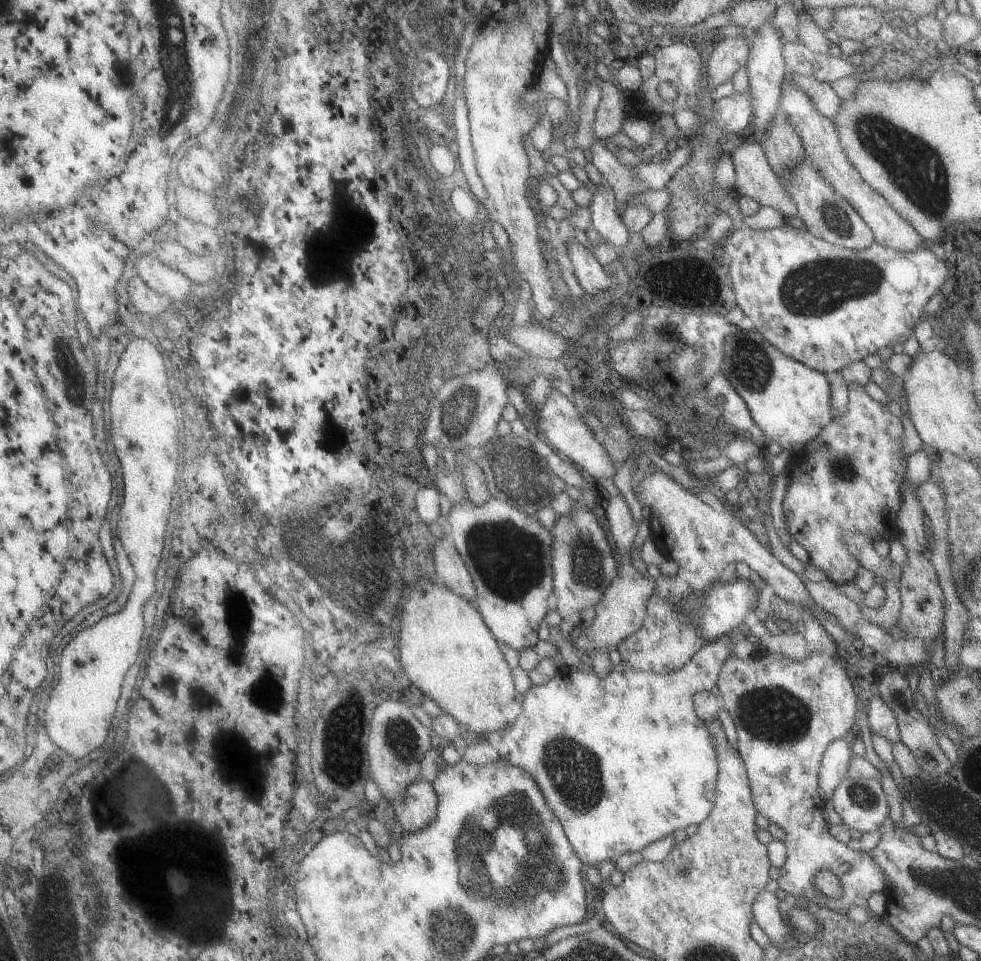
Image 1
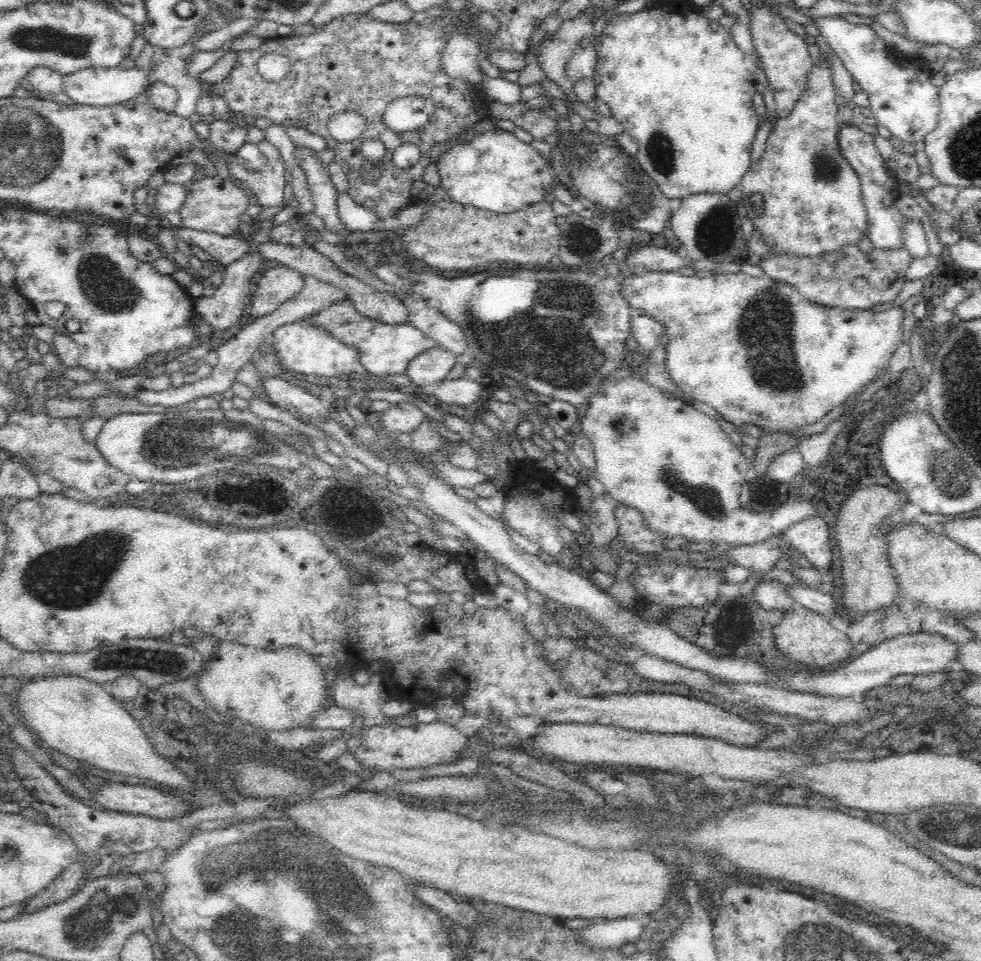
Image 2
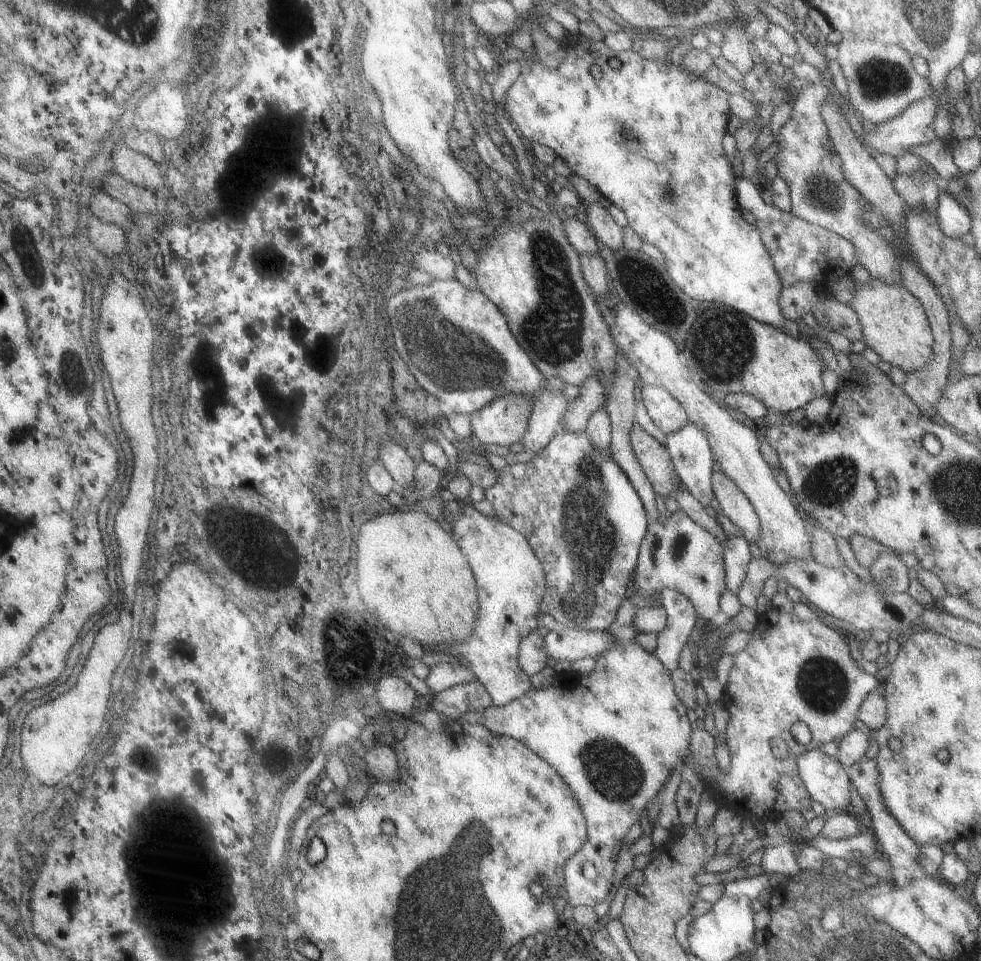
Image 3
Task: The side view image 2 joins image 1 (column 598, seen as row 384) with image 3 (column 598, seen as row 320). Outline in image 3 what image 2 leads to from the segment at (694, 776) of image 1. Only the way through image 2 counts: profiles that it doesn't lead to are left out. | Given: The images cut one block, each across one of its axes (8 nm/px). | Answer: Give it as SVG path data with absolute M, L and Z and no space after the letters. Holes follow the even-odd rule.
M615 640L615 644L606 653L597 657L595 660L595 668L586 676L579 676L576 672L573 673L555 673L550 686L537 689L532 687L528 692L522 694L518 698L511 700L503 705L490 705L486 710L483 710L480 724L485 726L496 735L504 735L512 737L518 742L527 746L532 752L535 752L540 758L543 758L550 766L556 769L556 772L567 782L570 790L575 794L576 800L579 802L582 814L584 815L587 826L587 842L576 853L573 854L563 866L565 878L564 896L566 901L572 907L576 905L584 905L594 908L596 904L607 899L608 893L612 892L612 880L614 880L614 867L618 858L618 849L621 846L622 839L626 837L628 830L633 824L639 822L642 818L642 812L647 810L646 804L652 800L660 792L660 789L666 784L674 769L679 770L682 764L687 760L689 753L689 742L693 733L694 725L690 724L686 715L686 707L682 700L678 698L674 691L674 685L671 679L671 671L669 671L656 658L652 651L643 649L635 640L626 643L625 641Z

